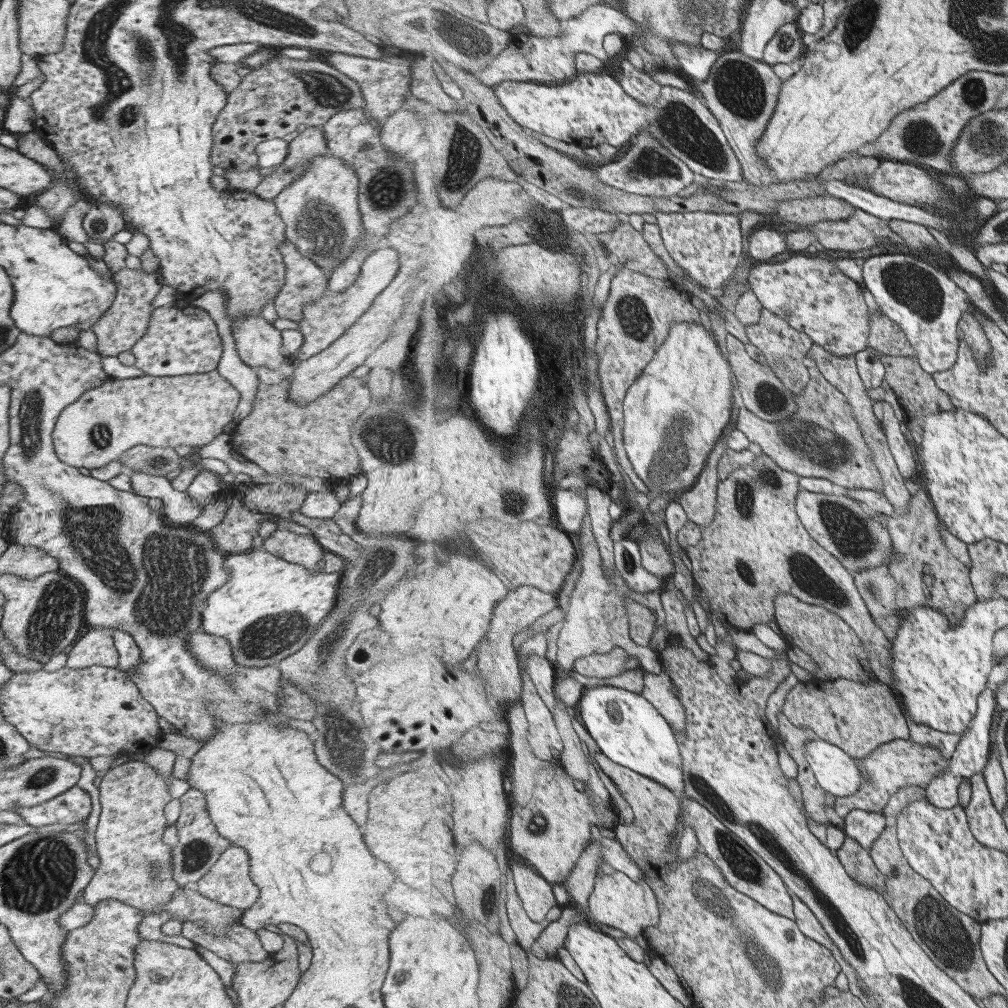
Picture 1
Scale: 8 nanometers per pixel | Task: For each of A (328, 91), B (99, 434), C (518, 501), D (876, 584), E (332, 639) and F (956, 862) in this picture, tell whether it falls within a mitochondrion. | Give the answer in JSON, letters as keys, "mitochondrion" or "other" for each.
{"A":"mitochondrion","B":"mitochondrion","C":"mitochondrion","D":"mitochondrion","E":"mitochondrion","F":"other"}

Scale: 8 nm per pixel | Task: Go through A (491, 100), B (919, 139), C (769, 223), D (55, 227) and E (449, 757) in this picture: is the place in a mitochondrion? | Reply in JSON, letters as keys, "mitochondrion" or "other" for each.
{"A":"other","B":"mitochondrion","C":"other","D":"other","E":"other"}

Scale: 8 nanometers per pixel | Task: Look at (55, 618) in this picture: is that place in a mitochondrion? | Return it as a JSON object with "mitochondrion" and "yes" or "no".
{"mitochondrion":"yes"}

